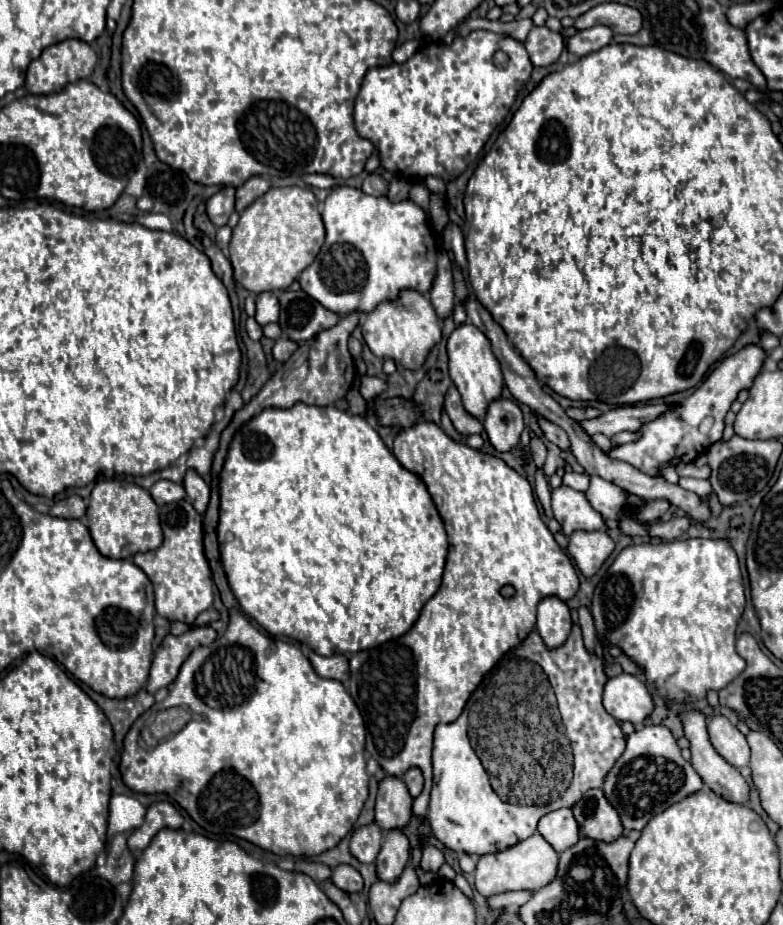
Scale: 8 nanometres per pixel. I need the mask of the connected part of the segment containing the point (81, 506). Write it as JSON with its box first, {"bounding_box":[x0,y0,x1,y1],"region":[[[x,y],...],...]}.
{"bounding_box":[50,496,86,518],"region":[[[68,496],[64,500],[58,500],[52,508],[50,508],[50,516],[56,518],[82,518],[86,514],[86,504],[80,496]]]}

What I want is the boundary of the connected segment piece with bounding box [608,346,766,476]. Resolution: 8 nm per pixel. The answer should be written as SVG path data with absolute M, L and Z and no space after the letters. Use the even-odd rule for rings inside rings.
M746 346L738 354L724 358L694 394L690 394L684 402L672 404L672 408L666 410L660 418L654 418L652 422L646 422L644 426L640 426L638 430L640 440L624 444L624 446L616 446L608 452L608 456L620 462L628 462L630 466L638 468L644 474L656 474L656 476L660 476L662 468L676 466L680 458L698 458L702 450L708 450L714 442L722 438L724 416L730 410L730 404L736 400L742 388L752 386L764 358L766 354L760 346ZM706 418L712 418L710 432L706 432L706 428L702 426Z

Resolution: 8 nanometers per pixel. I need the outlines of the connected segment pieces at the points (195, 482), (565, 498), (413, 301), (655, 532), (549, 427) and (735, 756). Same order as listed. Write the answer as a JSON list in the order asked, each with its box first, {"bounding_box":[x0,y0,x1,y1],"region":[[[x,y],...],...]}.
[{"bounding_box":[184,470,210,514],"region":[[[188,470],[186,472],[184,490],[186,490],[192,506],[196,508],[196,512],[198,514],[204,514],[206,512],[206,506],[208,506],[208,500],[210,500],[210,488],[206,486],[206,482],[194,470]]]},{"bounding_box":[552,484,604,536],"region":[[[564,484],[558,490],[552,490],[552,512],[564,536],[570,536],[576,530],[604,530],[602,516],[590,506],[584,492],[572,490]]]},{"bounding_box":[362,292,440,370],"region":[[[402,292],[396,302],[384,302],[362,322],[362,336],[378,358],[392,358],[406,370],[420,370],[428,352],[440,342],[440,320],[430,300],[418,292]]]},{"bounding_box":[648,518,692,542],"region":[[[674,518],[670,522],[654,522],[648,526],[648,536],[664,540],[664,542],[672,542],[672,540],[678,540],[688,530],[690,524],[692,524],[690,518]]]},{"bounding_box":[532,411,570,450],"region":[[[532,411],[532,414],[538,418],[540,430],[544,432],[544,436],[546,436],[552,444],[556,444],[556,446],[562,448],[562,450],[568,450],[568,448],[570,448],[570,438],[568,438],[568,434],[566,434],[564,428],[556,426],[554,422],[548,422],[548,418],[540,418],[535,411]]]},{"bounding_box":[708,716,750,768],"region":[[[714,716],[708,724],[708,734],[714,750],[734,768],[748,766],[750,748],[746,744],[744,734],[728,722],[726,716]]]}]

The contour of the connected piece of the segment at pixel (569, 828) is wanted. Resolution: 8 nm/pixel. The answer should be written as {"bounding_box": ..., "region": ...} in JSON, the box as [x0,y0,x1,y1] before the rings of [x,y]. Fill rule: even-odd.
{"bounding_box":[538,808,580,854],"region":[[[562,808],[562,810],[542,816],[538,822],[538,834],[558,854],[562,854],[564,850],[568,850],[568,846],[574,846],[580,840],[578,824],[576,824],[570,808]]]}

